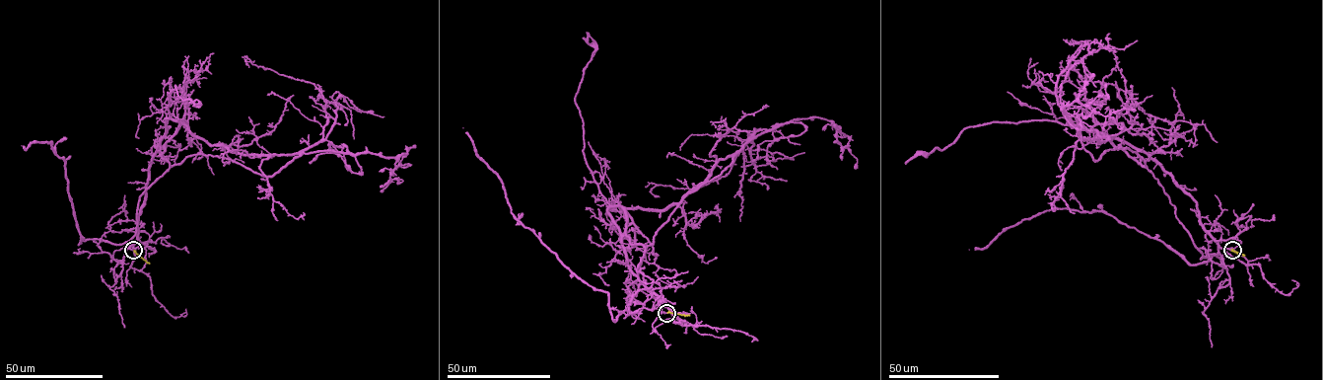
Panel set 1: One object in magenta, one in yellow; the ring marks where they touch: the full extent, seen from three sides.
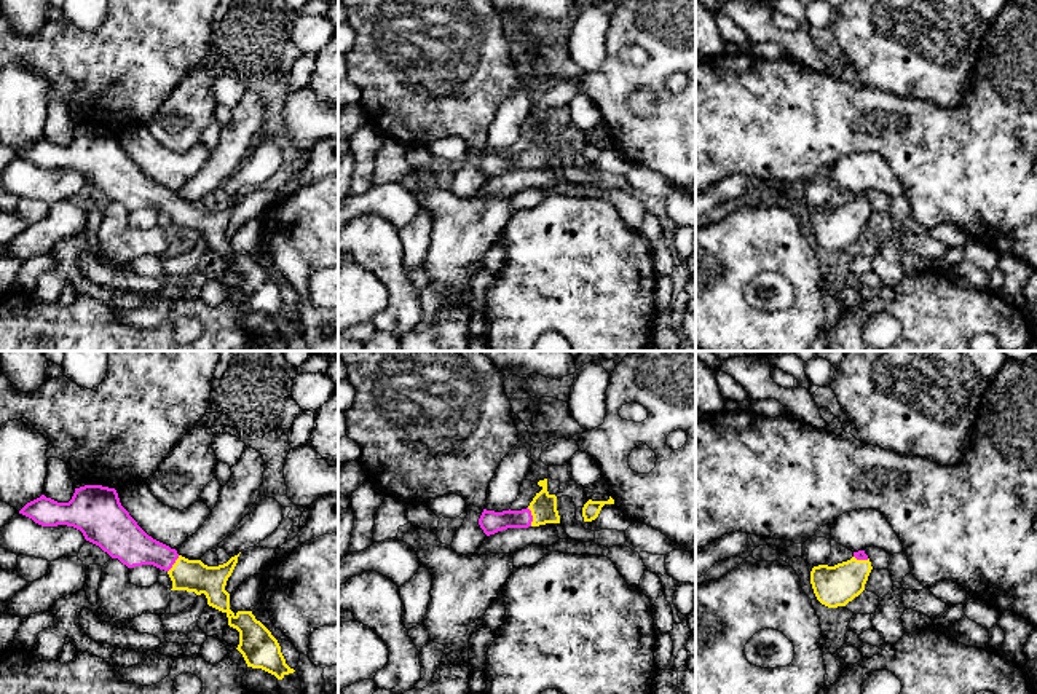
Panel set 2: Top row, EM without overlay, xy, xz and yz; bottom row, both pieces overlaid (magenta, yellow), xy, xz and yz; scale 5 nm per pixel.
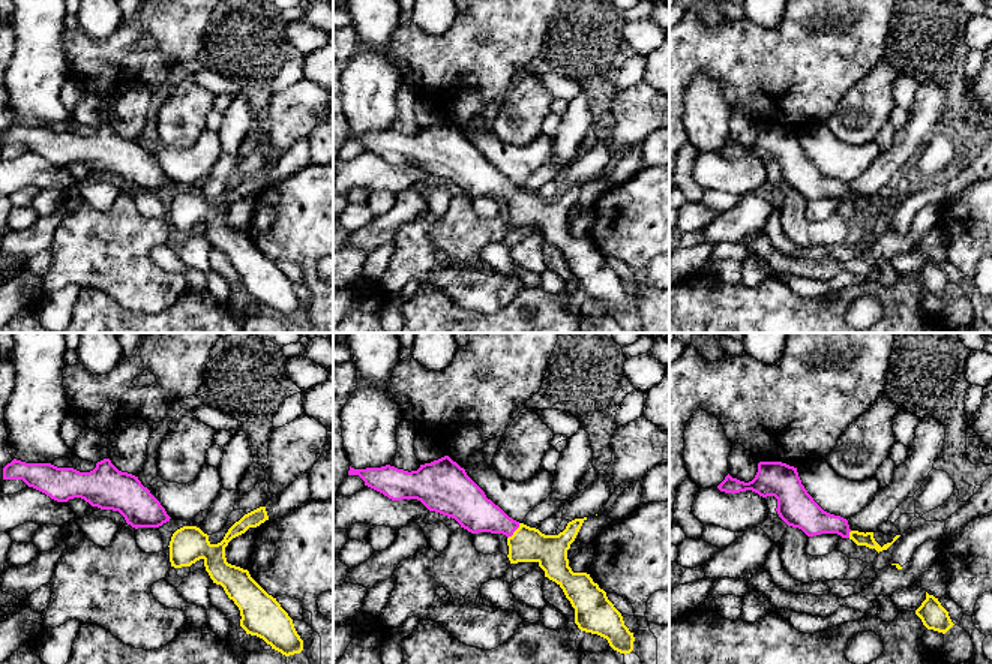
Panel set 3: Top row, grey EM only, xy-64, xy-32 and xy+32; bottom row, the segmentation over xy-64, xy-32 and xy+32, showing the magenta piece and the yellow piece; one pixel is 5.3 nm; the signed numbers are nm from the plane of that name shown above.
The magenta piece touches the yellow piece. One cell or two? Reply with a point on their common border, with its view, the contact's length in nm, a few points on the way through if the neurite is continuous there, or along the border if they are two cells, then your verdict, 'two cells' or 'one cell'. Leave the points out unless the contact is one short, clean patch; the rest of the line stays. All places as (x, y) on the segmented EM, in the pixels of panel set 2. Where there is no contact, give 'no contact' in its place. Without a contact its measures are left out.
xz (532, 517) | 100 nm | across xz (492, 522), (532, 517), (543, 508) | one cell

